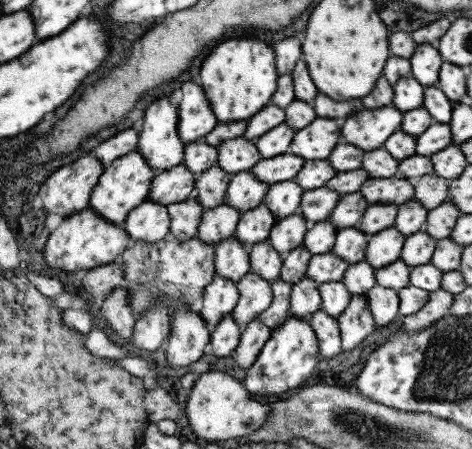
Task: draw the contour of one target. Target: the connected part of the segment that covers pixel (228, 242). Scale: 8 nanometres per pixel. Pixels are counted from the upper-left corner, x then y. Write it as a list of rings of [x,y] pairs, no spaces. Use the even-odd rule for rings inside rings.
[[[234,235],[214,245],[214,273],[220,278],[237,283],[249,272],[249,248]]]

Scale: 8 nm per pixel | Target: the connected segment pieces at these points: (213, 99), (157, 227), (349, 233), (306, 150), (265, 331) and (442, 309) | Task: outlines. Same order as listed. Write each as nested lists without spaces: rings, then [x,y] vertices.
[[[255,35],[219,40],[204,58],[197,74],[217,123],[251,118],[270,102],[278,77],[271,44],[258,40]]]
[[[146,200],[127,214],[121,227],[131,241],[157,242],[168,233],[169,223],[166,208]]]
[[[356,226],[341,228],[335,233],[334,245],[330,252],[339,256],[347,264],[357,264],[364,260],[365,249],[369,236],[361,232]]]
[[[316,116],[305,128],[294,132],[288,152],[304,161],[325,160],[341,141],[340,126],[336,119]]]
[[[258,317],[247,322],[240,330],[239,341],[234,348],[232,358],[241,370],[246,371],[255,362],[263,343],[269,338],[270,330]]]
[[[437,289],[435,292],[429,292],[427,302],[415,314],[401,317],[401,330],[415,334],[415,332],[433,325],[449,312],[452,302],[453,295],[445,290]]]

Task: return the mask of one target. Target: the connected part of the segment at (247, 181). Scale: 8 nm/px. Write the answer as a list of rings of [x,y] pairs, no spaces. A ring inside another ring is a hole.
[[[249,171],[231,176],[225,191],[224,204],[235,211],[245,213],[262,204],[267,184],[257,181]]]

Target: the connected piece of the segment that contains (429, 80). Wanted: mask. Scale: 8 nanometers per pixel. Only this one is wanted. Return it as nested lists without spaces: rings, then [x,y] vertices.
[[[416,44],[413,54],[408,58],[410,75],[421,86],[433,86],[438,81],[441,56],[435,45]]]

